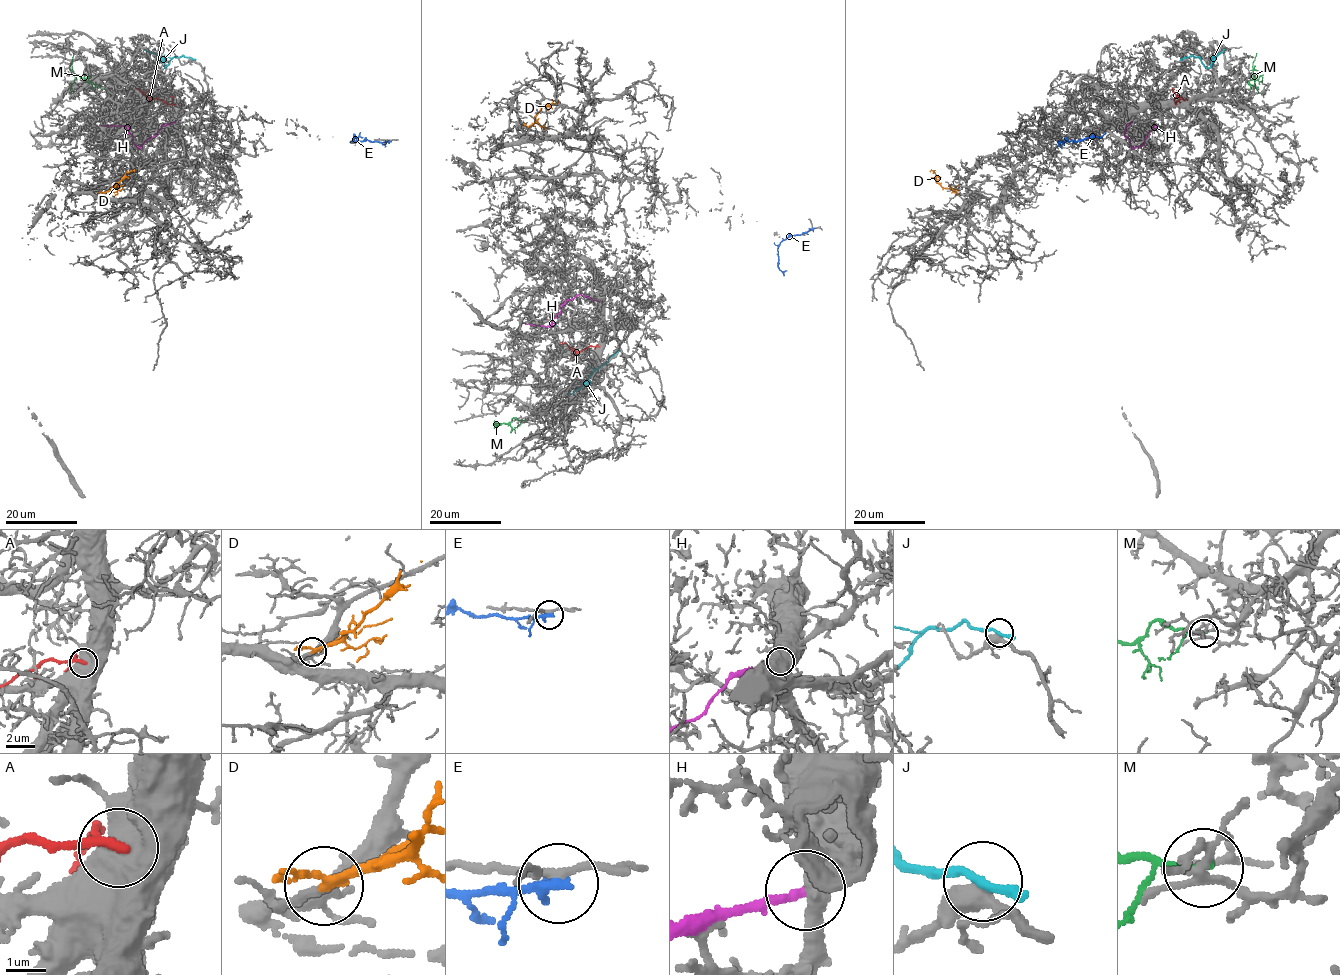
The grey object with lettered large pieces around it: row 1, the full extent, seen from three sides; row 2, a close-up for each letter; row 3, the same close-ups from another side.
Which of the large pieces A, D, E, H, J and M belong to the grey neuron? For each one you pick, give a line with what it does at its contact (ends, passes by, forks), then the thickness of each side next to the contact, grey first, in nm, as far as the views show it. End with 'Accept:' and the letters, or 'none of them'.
D: It passes by. Thickness 200 nm (grey) against 190 nm
Accept: D

